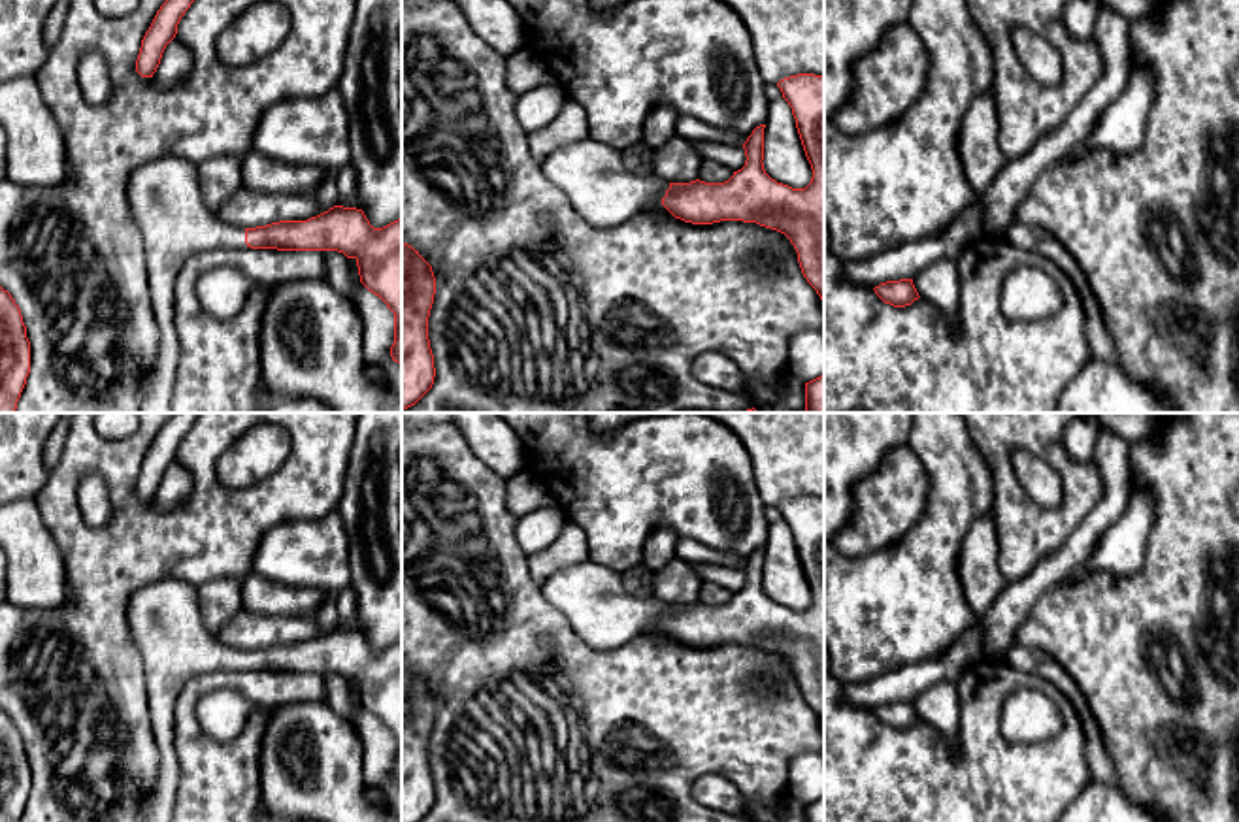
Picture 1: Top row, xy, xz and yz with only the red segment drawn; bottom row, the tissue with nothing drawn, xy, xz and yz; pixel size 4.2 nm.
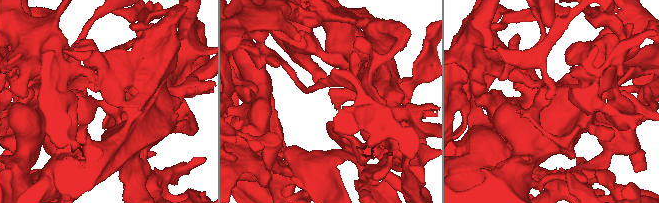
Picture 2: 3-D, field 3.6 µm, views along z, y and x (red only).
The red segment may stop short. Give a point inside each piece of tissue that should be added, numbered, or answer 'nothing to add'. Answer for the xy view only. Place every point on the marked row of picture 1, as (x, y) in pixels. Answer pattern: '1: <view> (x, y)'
1: xy (165, 195)

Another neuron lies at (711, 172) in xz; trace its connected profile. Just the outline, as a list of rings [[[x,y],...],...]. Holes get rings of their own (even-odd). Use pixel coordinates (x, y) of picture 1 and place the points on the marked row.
[[[702,158],[698,179],[705,183],[724,183],[734,175],[726,166]]]

